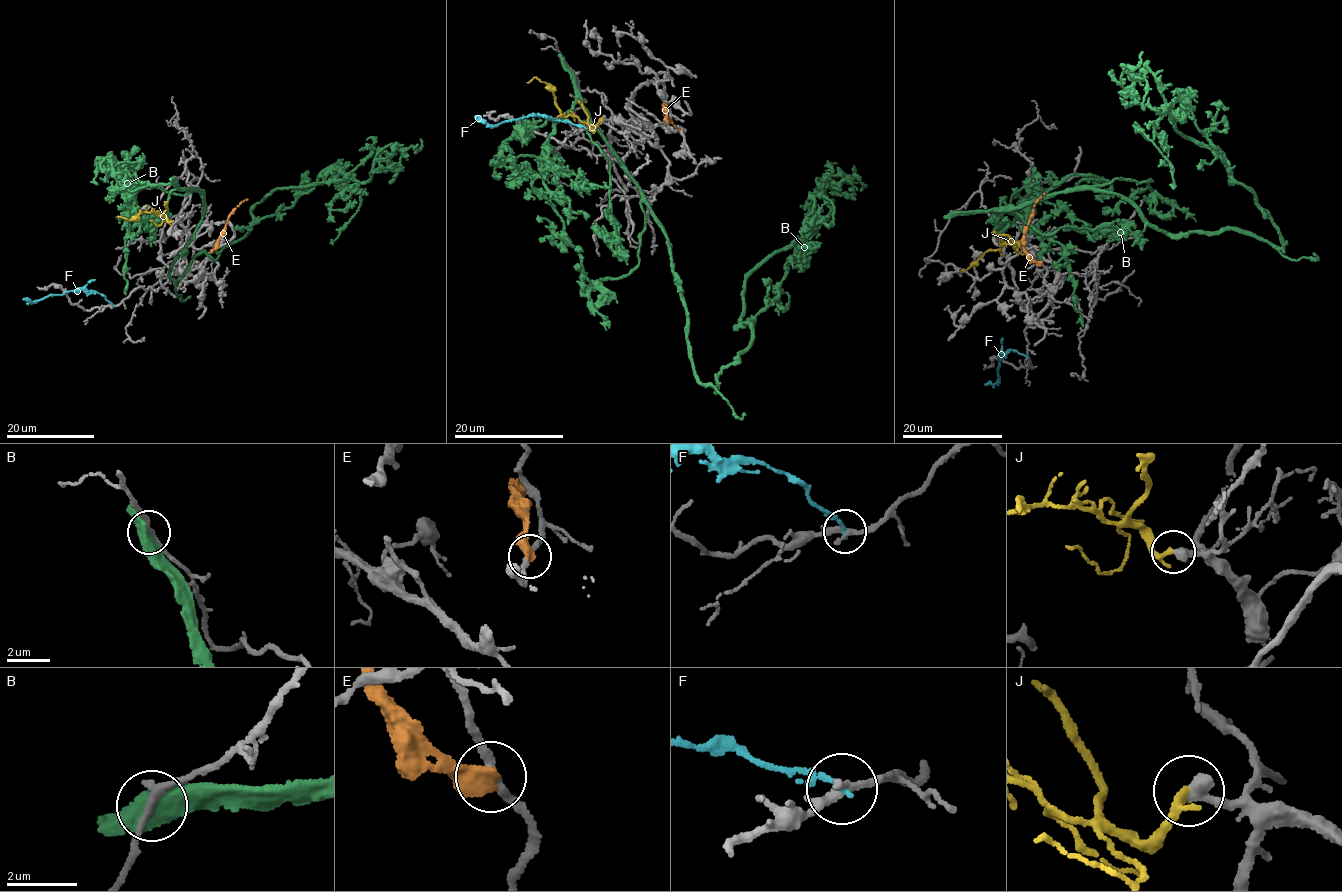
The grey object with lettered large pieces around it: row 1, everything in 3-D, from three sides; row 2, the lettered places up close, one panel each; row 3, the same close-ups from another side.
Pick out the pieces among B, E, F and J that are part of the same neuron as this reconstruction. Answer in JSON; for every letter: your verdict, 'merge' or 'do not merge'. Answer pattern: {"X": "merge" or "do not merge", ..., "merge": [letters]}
{"B": "do not merge", "E": "do not merge", "F": "do not merge", "J": "do not merge", "merge": []}

